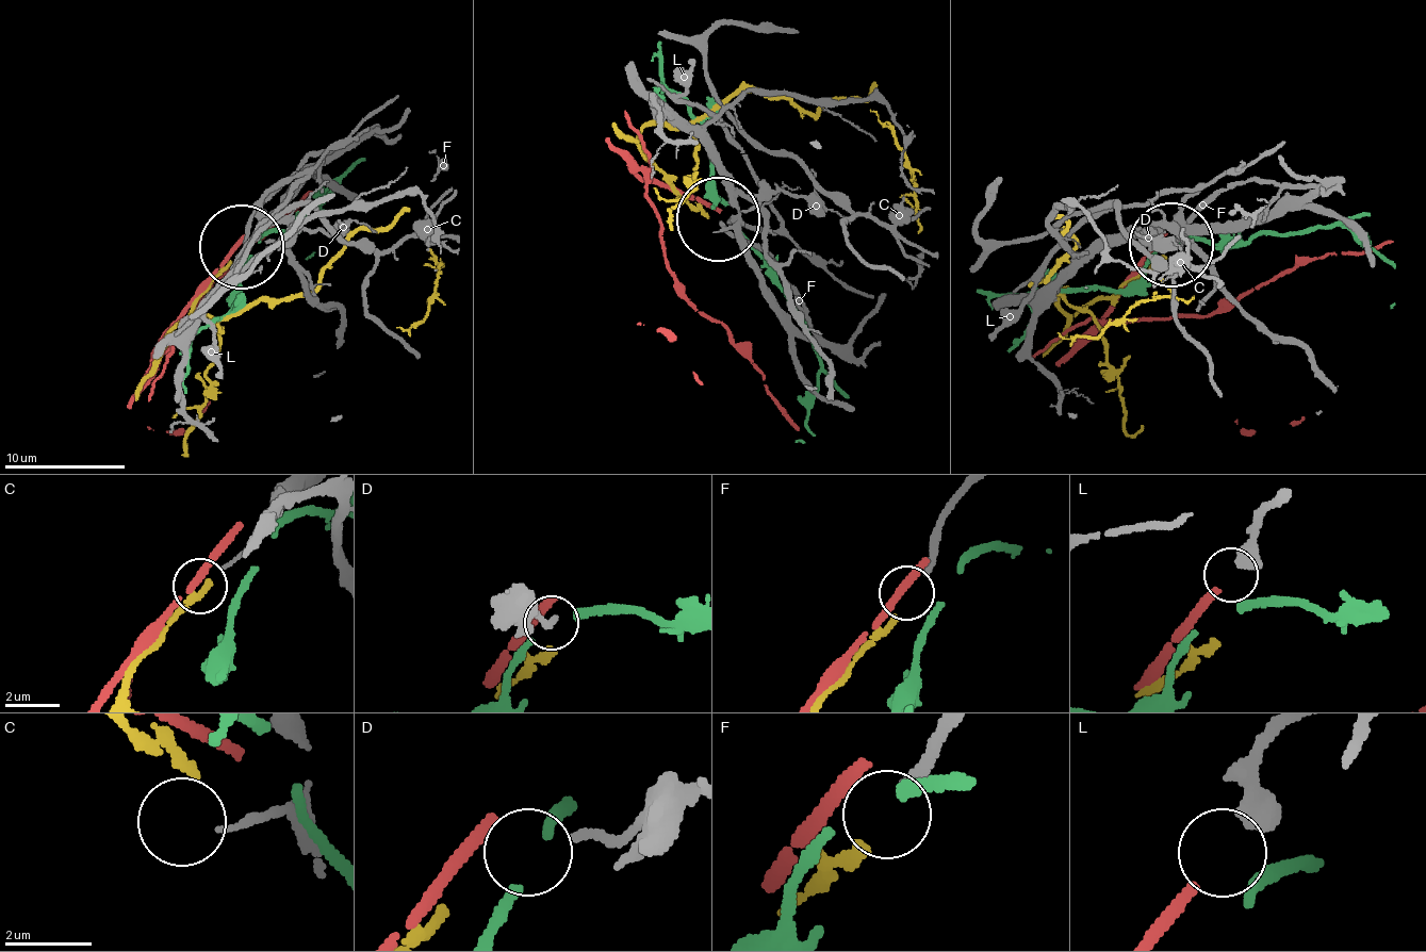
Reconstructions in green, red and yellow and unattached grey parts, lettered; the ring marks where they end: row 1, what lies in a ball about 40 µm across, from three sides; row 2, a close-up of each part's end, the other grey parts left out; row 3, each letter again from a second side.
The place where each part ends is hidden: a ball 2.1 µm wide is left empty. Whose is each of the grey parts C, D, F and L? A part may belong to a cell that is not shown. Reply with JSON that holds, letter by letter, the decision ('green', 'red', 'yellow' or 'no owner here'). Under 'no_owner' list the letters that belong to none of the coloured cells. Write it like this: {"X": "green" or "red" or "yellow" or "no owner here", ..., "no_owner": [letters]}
{"C": "no owner here", "D": "no owner here", "F": "yellow", "L": "red", "no_owner": ["C", "D"]}

